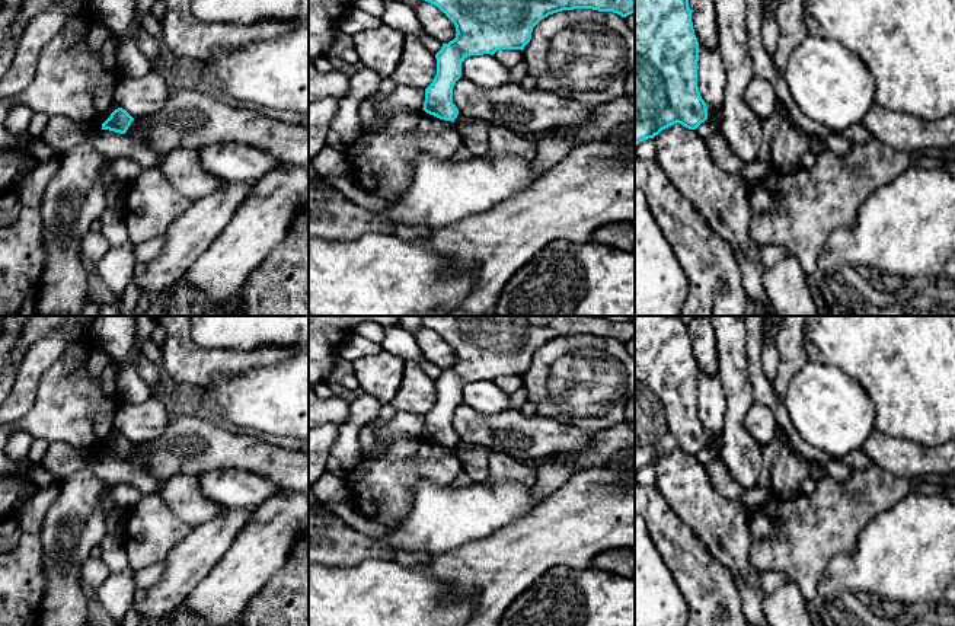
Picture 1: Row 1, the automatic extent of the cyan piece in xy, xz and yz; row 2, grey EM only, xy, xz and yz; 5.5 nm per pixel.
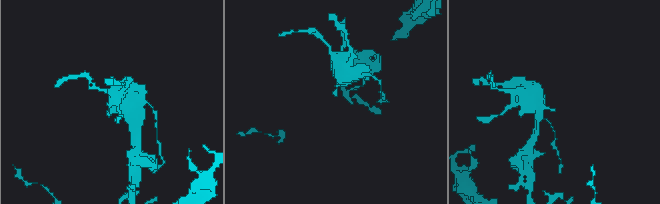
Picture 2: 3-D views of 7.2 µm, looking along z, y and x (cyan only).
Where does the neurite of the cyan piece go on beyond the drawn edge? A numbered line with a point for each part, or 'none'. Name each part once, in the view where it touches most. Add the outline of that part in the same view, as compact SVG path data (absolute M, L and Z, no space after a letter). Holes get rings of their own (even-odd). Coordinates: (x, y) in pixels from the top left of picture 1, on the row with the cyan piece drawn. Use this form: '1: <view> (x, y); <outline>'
none

